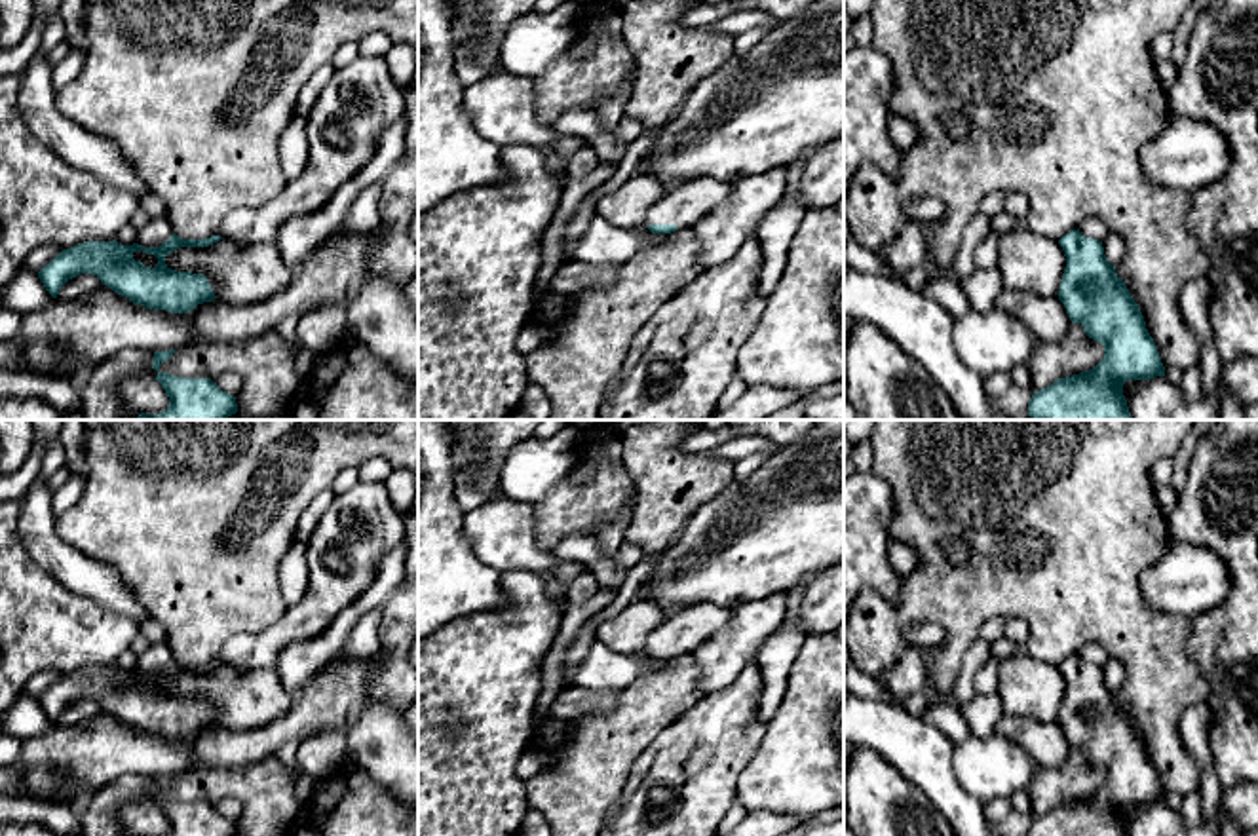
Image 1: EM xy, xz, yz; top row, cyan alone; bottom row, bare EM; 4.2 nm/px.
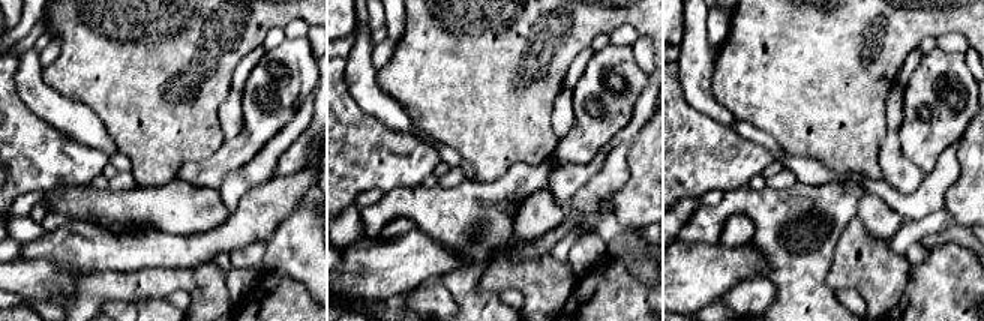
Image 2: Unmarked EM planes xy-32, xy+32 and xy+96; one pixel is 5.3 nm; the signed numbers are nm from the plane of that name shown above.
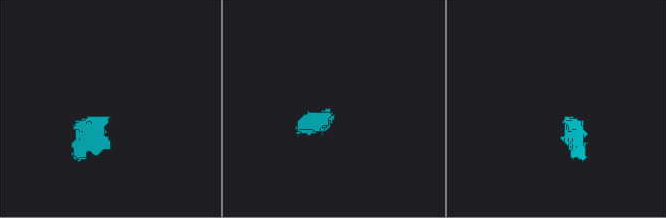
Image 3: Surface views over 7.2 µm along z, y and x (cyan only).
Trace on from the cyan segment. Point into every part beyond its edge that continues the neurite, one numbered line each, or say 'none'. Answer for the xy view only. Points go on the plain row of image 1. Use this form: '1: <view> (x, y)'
1: xy (362, 525)

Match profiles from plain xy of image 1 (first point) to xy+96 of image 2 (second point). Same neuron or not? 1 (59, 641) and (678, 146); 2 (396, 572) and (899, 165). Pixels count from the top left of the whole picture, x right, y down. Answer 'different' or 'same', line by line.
1: same
2: same

